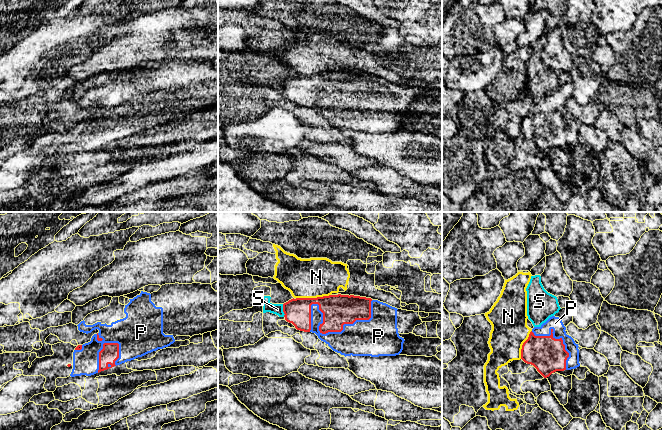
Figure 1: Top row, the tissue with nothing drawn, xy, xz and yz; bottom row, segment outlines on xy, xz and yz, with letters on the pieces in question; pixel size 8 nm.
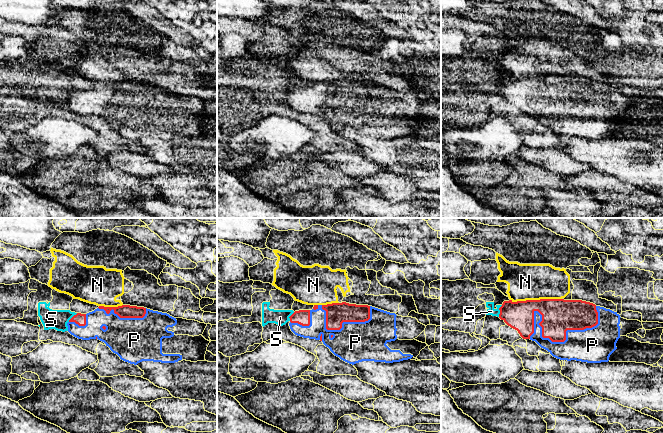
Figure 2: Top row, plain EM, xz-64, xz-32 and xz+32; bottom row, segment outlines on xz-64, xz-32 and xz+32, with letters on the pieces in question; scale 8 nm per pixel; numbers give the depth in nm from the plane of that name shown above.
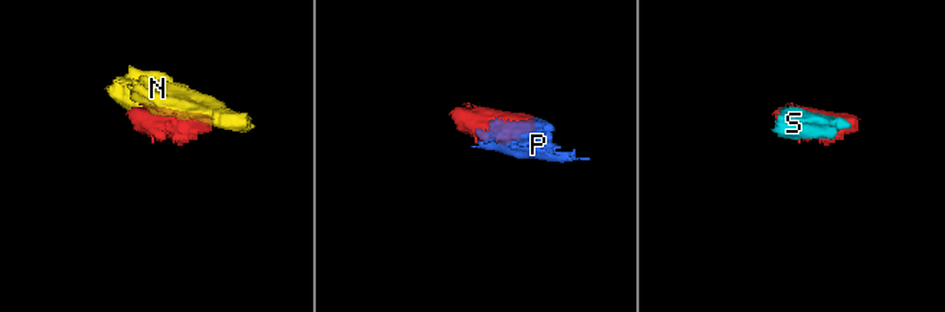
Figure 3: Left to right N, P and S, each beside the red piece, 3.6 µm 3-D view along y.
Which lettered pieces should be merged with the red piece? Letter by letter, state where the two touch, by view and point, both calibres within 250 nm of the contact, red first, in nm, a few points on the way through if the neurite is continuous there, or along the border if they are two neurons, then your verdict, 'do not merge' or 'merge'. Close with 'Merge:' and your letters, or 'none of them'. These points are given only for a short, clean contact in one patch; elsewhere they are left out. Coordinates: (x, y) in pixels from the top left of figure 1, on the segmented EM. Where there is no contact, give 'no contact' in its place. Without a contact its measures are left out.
N: meets red in xz at (313, 298); 240 nm thick on the red side, 320 nm on the other; do not merge
P: meets red in xz at (325, 333); 240 nm thick on the red side, 260 nm on the other; merge
S: meets red in xz at (283, 310); 220 nm thick on the red side, 90 nm on the other; border along xz (282, 304), (284, 316); do not merge
Merge: P

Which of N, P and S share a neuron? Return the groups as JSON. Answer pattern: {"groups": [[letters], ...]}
{"groups": [["N"], ["P"], ["S"]]}

